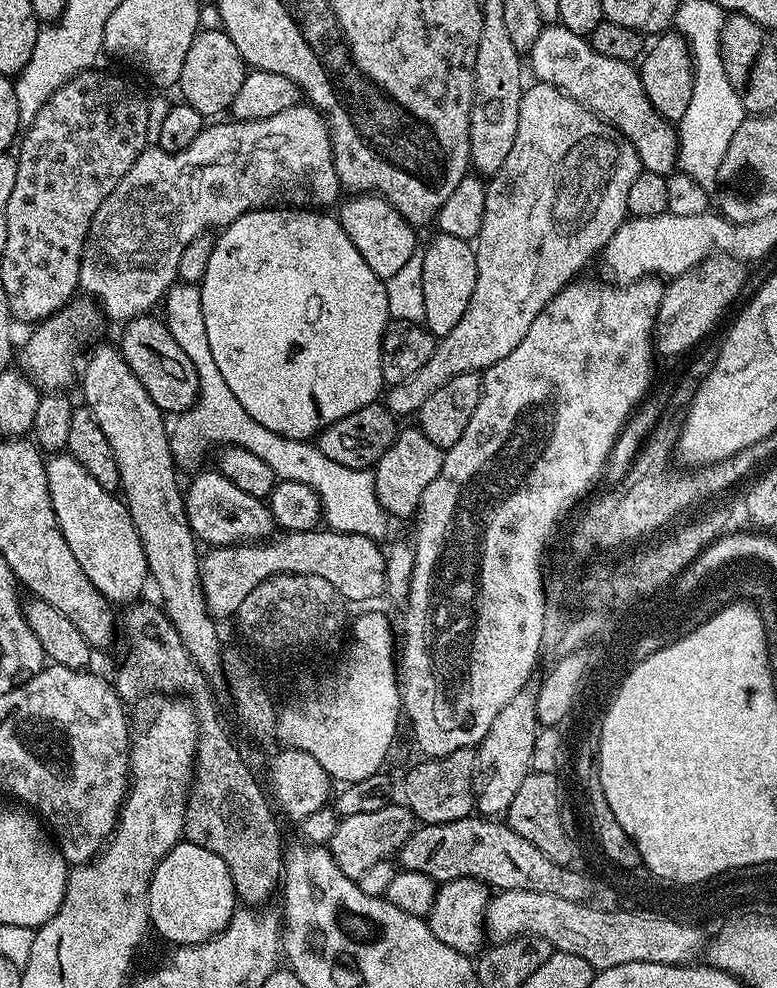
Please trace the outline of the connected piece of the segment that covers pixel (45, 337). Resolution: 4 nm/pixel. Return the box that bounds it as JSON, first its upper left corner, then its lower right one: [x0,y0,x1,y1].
[18,298,102,394]

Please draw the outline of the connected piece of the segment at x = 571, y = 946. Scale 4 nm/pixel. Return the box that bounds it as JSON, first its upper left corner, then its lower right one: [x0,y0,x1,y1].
[484,890,706,970]

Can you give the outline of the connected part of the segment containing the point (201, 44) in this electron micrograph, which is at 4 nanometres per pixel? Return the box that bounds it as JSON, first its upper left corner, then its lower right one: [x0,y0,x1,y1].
[178,27,246,118]

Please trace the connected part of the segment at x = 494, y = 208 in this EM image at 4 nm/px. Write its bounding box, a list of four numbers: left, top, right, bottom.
[387,82,642,418]

